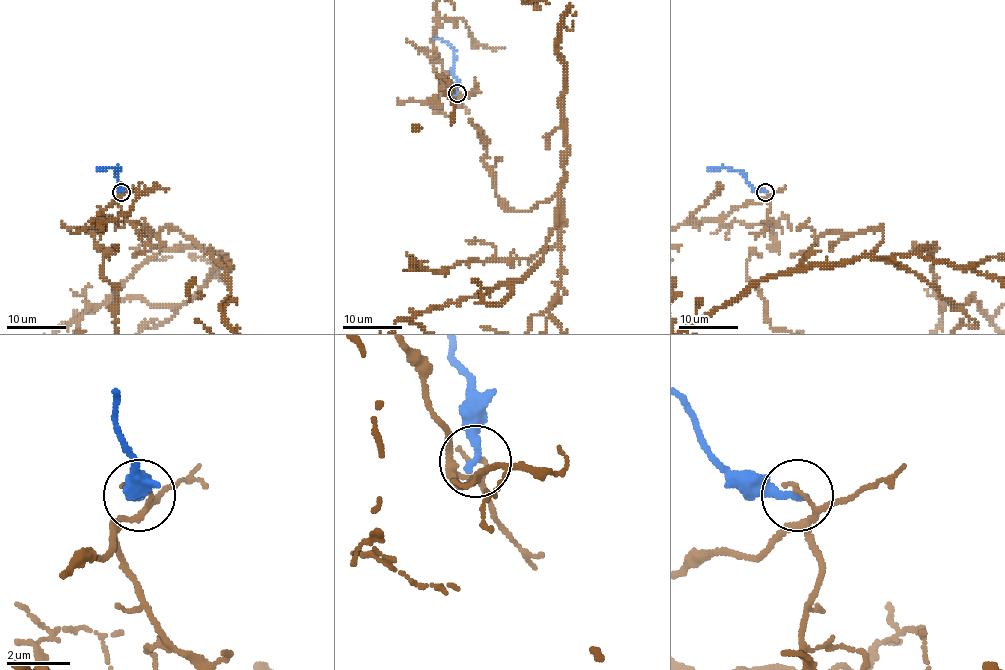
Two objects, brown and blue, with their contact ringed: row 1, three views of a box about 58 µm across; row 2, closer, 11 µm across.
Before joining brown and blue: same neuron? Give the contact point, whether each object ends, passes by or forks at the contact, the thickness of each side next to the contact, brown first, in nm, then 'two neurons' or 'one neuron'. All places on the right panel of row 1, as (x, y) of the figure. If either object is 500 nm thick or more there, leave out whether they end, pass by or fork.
place (765, 192); brown ends; blue ends; calibres 140 and 280 nm; two neurons

